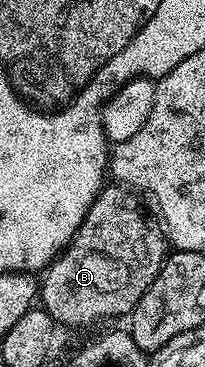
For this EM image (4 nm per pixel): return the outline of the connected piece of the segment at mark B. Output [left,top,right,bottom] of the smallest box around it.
[38,185,170,328]

